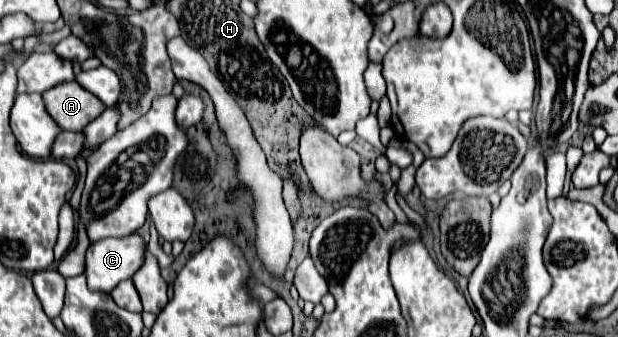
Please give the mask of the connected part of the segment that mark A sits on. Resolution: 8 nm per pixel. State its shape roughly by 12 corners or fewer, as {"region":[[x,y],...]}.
{"region":[[77,80],[43,94],[63,130],[83,130],[107,106]]}

